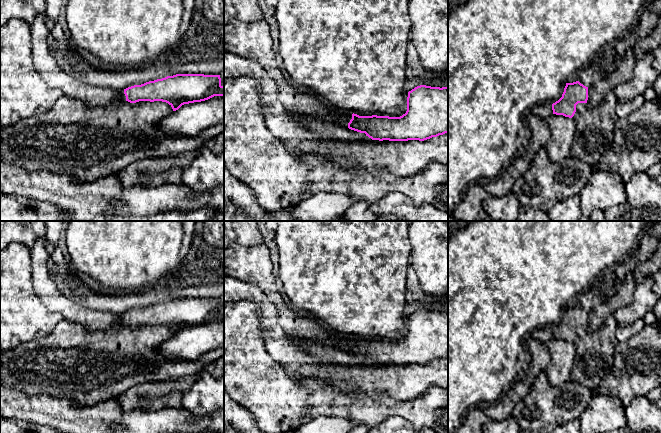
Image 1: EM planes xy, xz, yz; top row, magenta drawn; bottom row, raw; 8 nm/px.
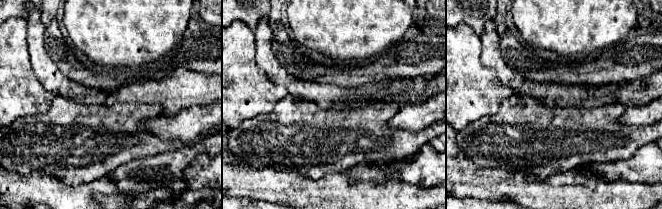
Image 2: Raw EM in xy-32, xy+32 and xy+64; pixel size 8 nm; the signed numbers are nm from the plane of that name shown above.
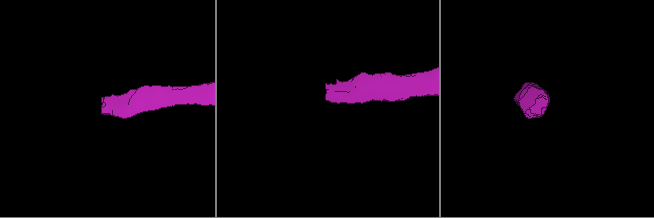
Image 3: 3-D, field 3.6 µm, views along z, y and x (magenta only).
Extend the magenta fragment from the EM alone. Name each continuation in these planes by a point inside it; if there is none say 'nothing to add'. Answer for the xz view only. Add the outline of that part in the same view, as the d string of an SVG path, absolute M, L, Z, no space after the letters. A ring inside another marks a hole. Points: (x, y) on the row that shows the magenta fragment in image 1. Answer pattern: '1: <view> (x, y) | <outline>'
1: xz (252, 40) | M236 18L226 23L224 51L259 63L266 74L276 82L276 97L291 112L348 127L352 115L338 115L337 110L327 106L312 93L288 85L276 62L270 27L265 20L242 22Z

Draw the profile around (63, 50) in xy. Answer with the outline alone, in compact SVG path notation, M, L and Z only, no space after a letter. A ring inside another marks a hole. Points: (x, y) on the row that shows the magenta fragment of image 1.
M58 22L50 29L47 43L52 57L66 74L86 82L91 87L124 90L176 74L224 75L224 25L217 30L213 27L204 27L199 30L189 28L183 38L167 52L145 65L132 67L129 71L96 71L91 68Z

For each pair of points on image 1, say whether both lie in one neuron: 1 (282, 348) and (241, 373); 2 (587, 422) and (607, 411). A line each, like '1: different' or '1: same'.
1: different
2: same

